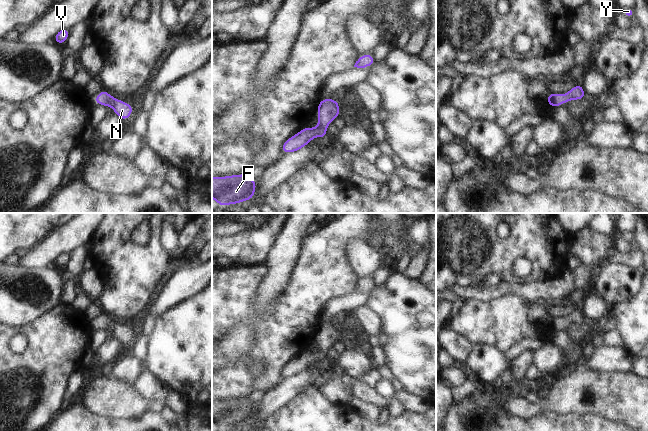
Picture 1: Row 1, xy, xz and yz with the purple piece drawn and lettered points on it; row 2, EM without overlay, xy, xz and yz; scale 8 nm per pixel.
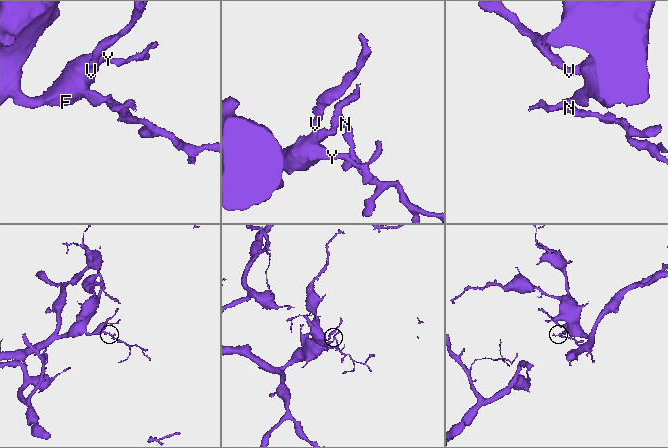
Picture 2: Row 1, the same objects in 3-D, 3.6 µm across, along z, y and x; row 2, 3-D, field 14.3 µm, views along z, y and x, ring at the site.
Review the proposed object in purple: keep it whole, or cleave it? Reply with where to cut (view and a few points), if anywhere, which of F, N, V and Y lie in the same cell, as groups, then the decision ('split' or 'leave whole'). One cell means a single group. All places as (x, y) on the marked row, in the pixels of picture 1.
cut none; groups F N V Y; leave whole

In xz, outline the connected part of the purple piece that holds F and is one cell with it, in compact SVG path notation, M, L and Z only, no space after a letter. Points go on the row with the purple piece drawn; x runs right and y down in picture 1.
M249 173L212 177L212 198L221 207L251 200L255 196L257 181L251 181Z

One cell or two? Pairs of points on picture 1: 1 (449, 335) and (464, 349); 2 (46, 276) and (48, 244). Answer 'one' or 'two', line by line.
1: one
2: two

